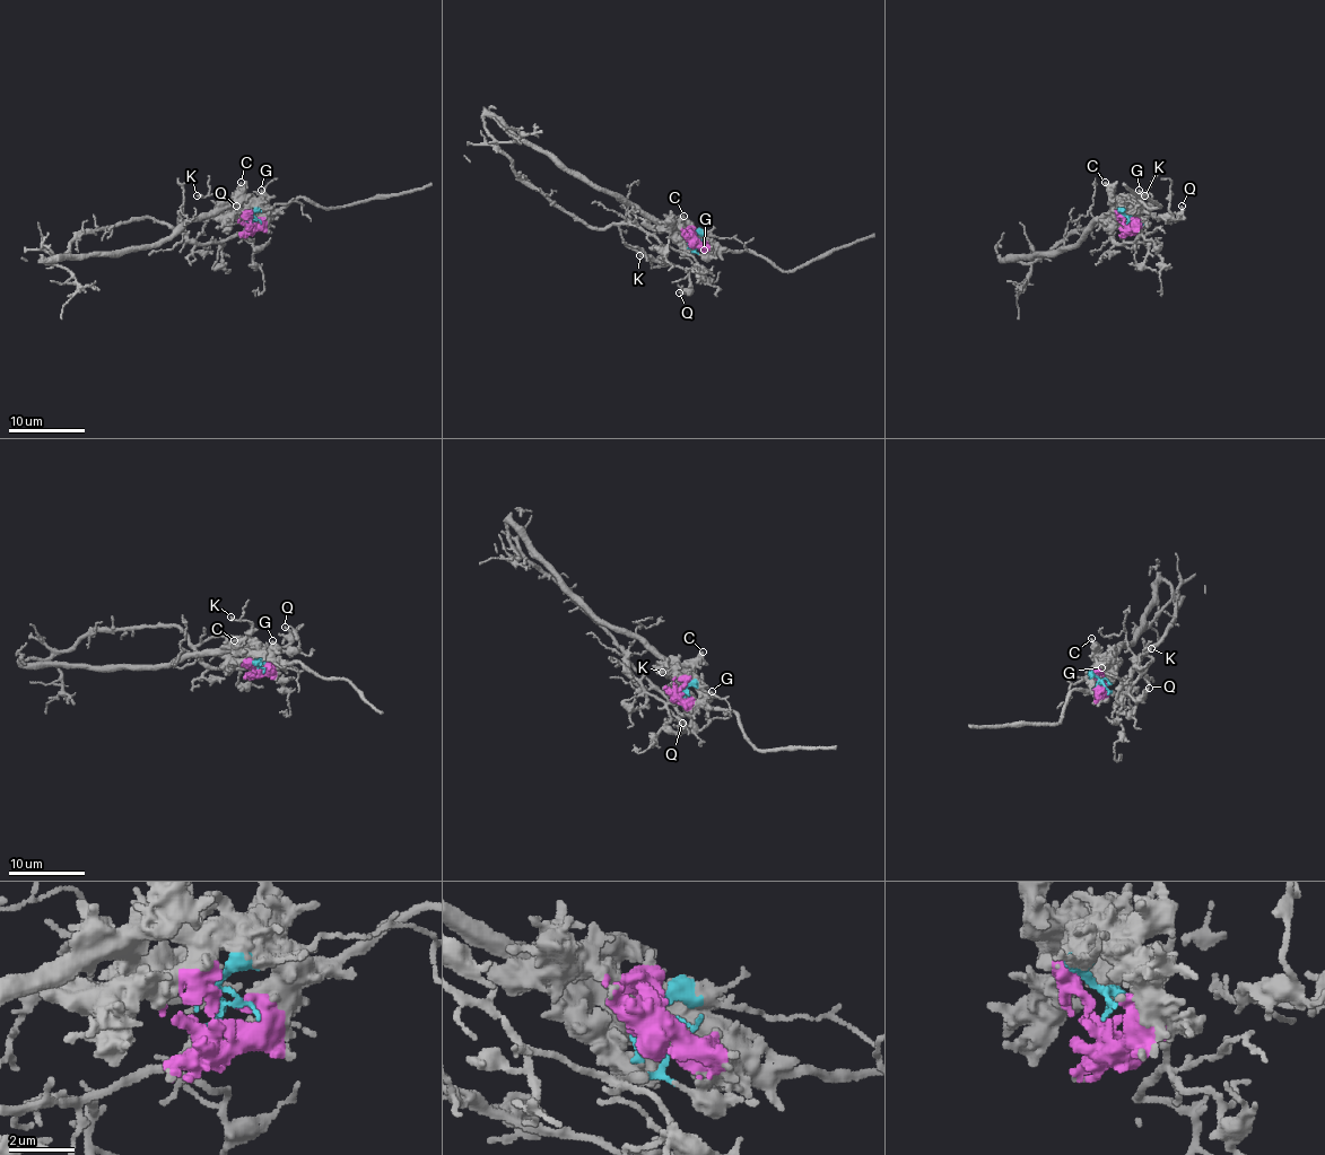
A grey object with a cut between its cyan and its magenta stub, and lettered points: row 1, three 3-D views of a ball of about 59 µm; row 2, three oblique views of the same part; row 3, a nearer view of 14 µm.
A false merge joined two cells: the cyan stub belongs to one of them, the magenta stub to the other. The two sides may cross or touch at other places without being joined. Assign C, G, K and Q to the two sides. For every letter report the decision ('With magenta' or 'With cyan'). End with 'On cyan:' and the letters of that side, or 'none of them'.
C: With magenta
G: With magenta
K: With cyan
Q: With cyan
On cyan: K, Q

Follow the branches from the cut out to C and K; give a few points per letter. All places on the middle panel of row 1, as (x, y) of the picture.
C: (695, 238), (683, 227), (683, 215)
K: (695, 238), (691, 252), (678, 252), (630, 225), (619, 227), (620, 238), (628, 245), (663, 263), (639, 255)

